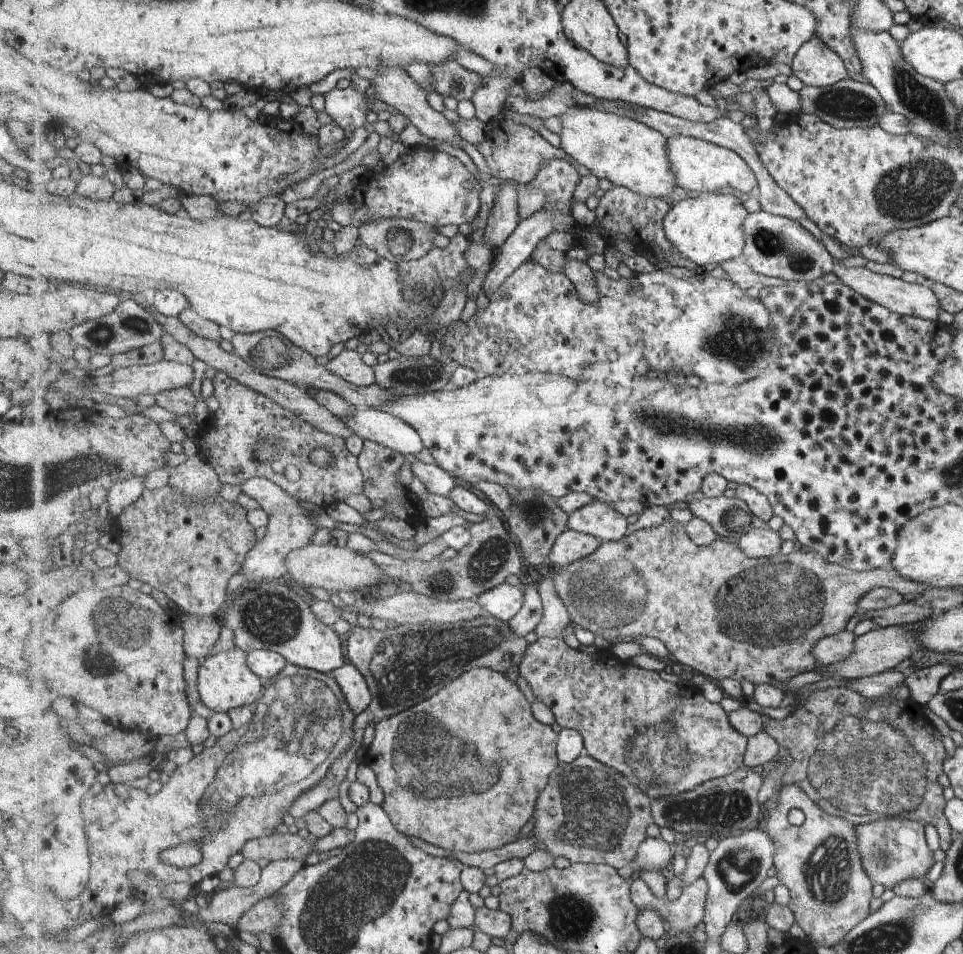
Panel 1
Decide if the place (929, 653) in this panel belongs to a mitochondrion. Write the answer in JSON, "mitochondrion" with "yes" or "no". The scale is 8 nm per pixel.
{"mitochondrion":"no"}

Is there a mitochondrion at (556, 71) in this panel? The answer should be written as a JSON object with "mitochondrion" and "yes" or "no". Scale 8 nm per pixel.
{"mitochondrion":"no"}

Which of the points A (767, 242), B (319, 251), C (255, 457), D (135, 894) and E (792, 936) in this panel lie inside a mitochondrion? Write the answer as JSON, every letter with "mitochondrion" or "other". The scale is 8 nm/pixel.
{"A":"mitochondrion","B":"other","C":"other","D":"other","E":"other"}

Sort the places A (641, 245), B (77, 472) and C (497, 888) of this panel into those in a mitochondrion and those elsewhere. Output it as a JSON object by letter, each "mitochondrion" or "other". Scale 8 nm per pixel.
{"A":"other","B":"mitochondrion","C":"other"}

